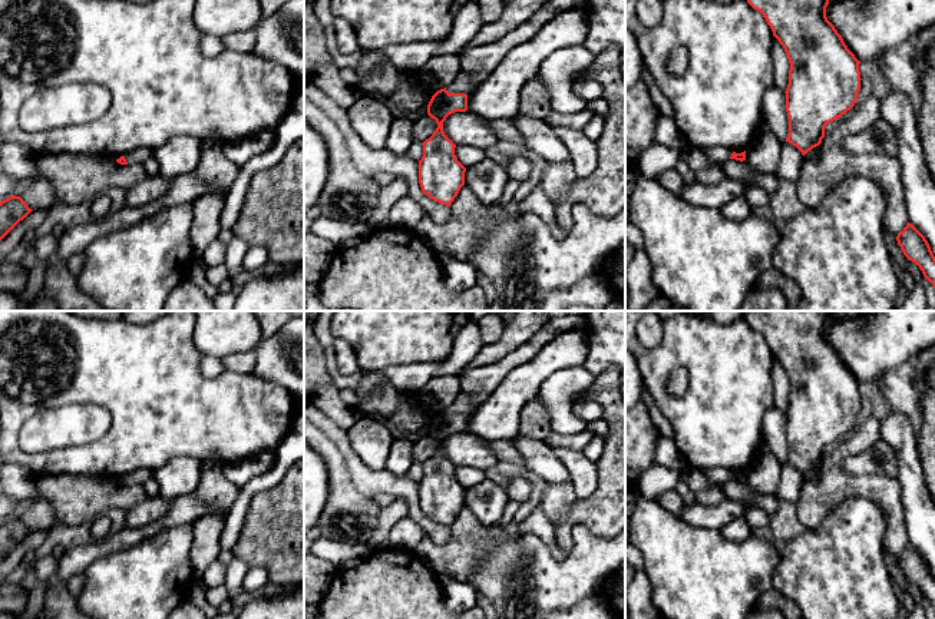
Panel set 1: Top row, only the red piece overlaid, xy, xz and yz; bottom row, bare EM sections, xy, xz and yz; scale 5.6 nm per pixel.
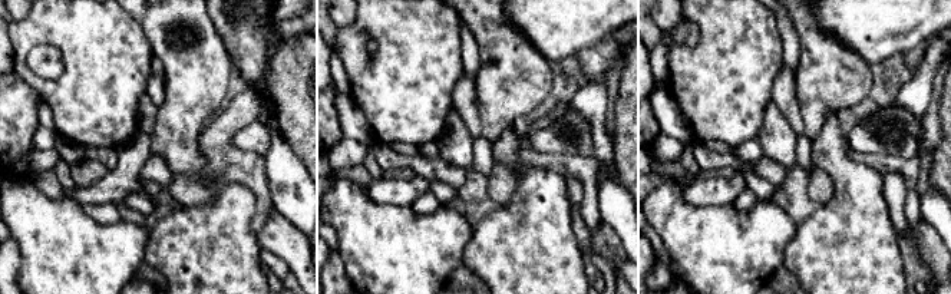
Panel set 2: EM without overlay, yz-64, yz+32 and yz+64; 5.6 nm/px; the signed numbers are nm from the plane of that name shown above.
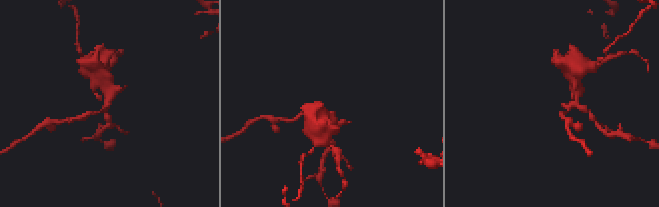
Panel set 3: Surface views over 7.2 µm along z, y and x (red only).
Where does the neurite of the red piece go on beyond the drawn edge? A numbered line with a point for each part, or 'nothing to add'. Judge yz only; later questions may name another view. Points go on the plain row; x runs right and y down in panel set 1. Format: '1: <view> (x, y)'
nothing to add

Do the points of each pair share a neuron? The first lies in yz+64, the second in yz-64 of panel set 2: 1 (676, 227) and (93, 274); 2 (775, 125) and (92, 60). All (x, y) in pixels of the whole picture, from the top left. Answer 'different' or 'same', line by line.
1: same
2: different

